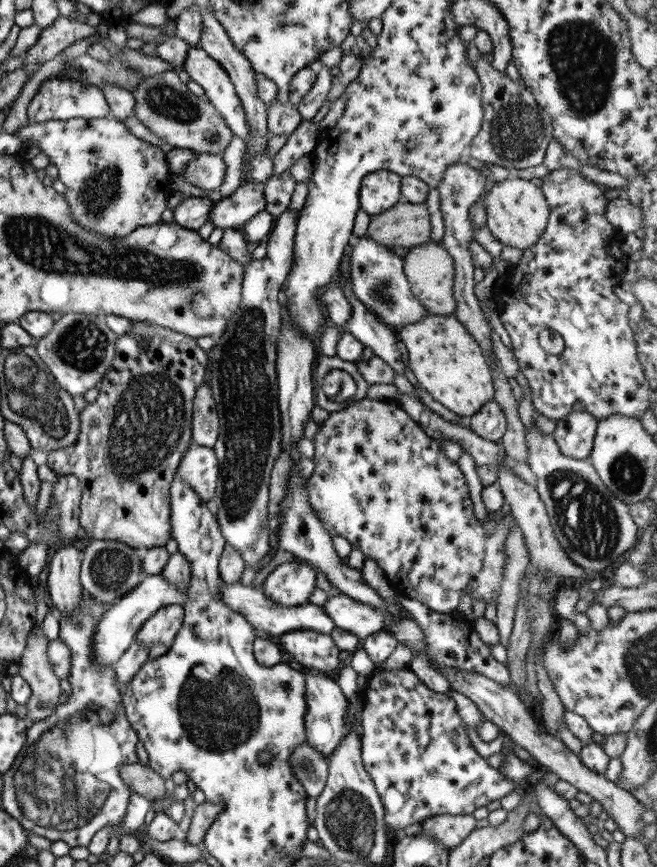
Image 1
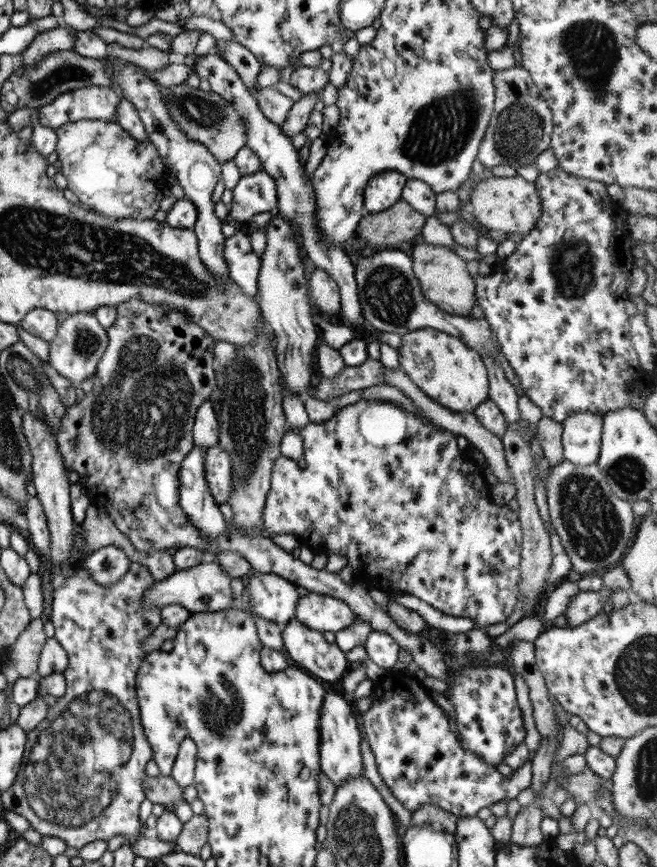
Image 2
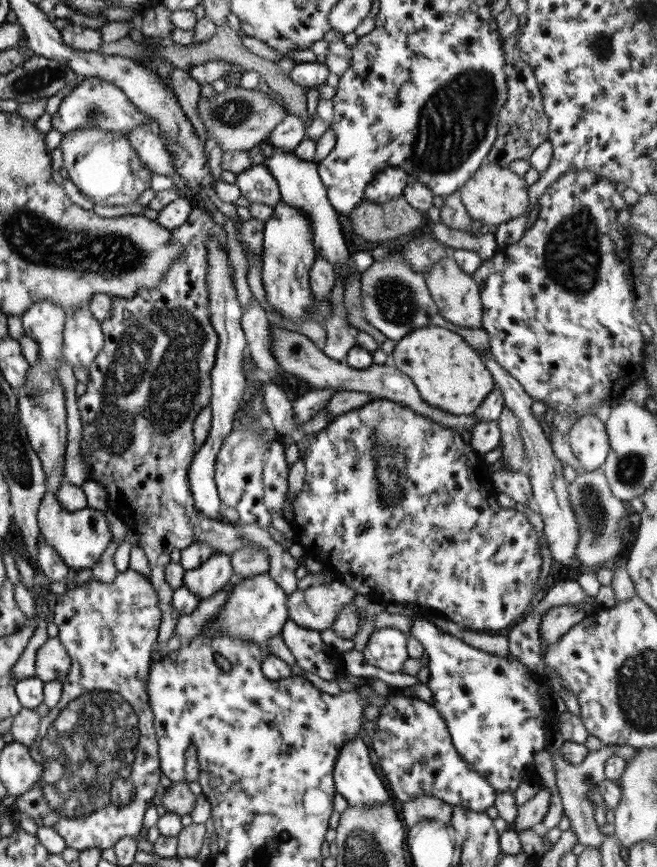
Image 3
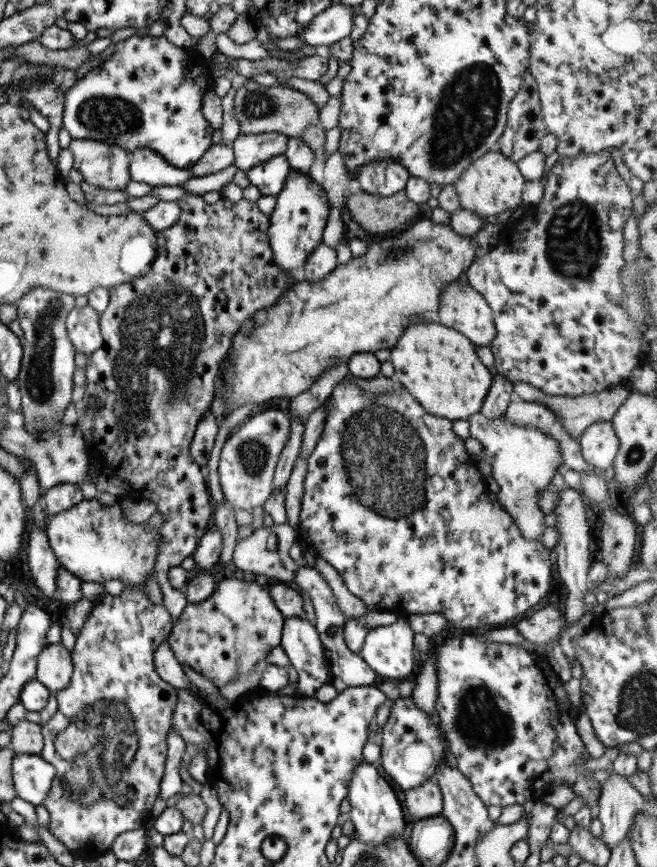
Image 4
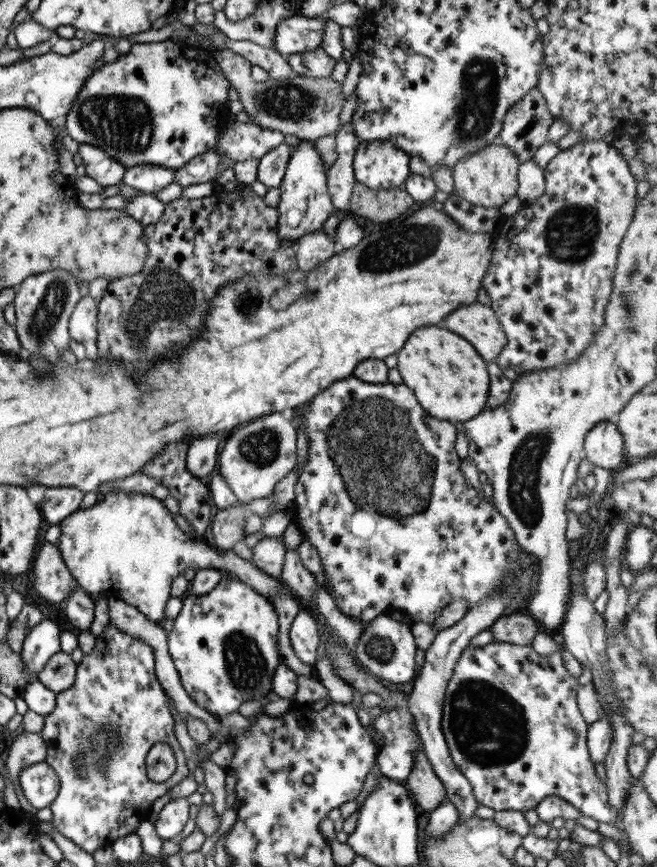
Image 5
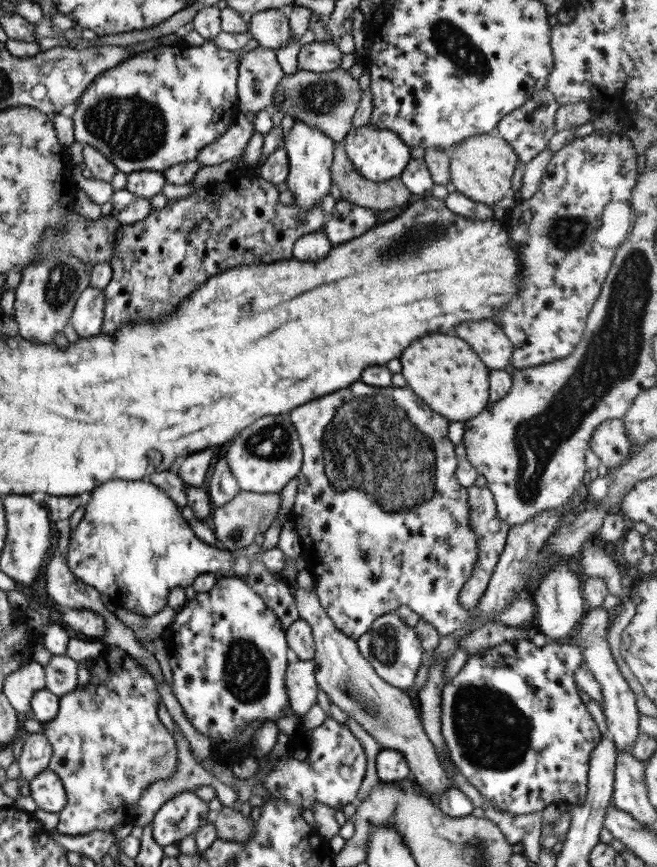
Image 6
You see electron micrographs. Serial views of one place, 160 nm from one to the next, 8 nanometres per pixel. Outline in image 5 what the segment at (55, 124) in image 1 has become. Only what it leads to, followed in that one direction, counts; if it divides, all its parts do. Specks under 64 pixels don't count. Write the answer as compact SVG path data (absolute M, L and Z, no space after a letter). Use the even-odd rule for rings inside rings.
M78 143L77 151L84 166L84 175L101 186L113 186L122 182L125 167L96 146Z

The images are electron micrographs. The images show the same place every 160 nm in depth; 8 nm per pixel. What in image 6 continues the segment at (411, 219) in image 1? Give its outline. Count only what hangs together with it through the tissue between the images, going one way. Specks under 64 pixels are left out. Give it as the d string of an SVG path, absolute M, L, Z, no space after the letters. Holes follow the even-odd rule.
M334 141L330 177L338 198L373 211L389 210L410 200L410 192L398 177L381 182L363 178L349 162L342 141Z

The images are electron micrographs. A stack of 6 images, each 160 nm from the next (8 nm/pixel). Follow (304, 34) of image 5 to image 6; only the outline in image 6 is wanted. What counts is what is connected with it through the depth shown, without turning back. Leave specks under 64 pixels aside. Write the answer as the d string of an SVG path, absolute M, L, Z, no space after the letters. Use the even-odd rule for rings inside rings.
M267 9L246 18L248 32L258 42L259 47L276 52L278 48L287 46L293 36L284 10Z

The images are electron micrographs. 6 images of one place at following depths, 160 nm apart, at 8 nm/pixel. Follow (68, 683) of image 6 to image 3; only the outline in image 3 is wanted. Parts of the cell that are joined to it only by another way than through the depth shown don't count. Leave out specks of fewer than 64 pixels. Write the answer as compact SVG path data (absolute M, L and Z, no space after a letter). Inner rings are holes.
M49 637L37 648L32 663L34 665L33 676L43 682L61 681L68 673L70 658L57 637Z

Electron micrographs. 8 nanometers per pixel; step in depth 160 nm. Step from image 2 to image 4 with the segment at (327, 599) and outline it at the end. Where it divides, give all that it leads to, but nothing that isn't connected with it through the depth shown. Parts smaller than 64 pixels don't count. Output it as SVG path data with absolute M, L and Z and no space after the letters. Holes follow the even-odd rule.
M250 575L249 577L256 581L263 581L267 592L273 599L273 604L285 619L294 616L297 618L305 617L300 594L292 585L284 582L263 580L261 576Z

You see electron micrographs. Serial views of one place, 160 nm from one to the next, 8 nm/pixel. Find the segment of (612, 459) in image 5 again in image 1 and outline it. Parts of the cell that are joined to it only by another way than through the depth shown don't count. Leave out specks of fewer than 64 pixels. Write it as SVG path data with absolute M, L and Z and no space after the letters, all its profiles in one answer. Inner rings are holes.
M583 411L570 412L556 421L551 435L561 455L577 460L587 459L593 448L597 421Z

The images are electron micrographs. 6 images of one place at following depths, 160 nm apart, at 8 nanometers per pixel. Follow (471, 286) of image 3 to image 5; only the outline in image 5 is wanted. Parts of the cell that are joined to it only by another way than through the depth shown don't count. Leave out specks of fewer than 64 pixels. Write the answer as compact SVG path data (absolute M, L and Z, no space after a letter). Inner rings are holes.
M478 301L469 304L467 308L457 308L449 312L443 320L445 328L455 332L473 344L476 354L484 362L496 360L497 354L505 348L507 338L502 332L499 322L489 305Z

